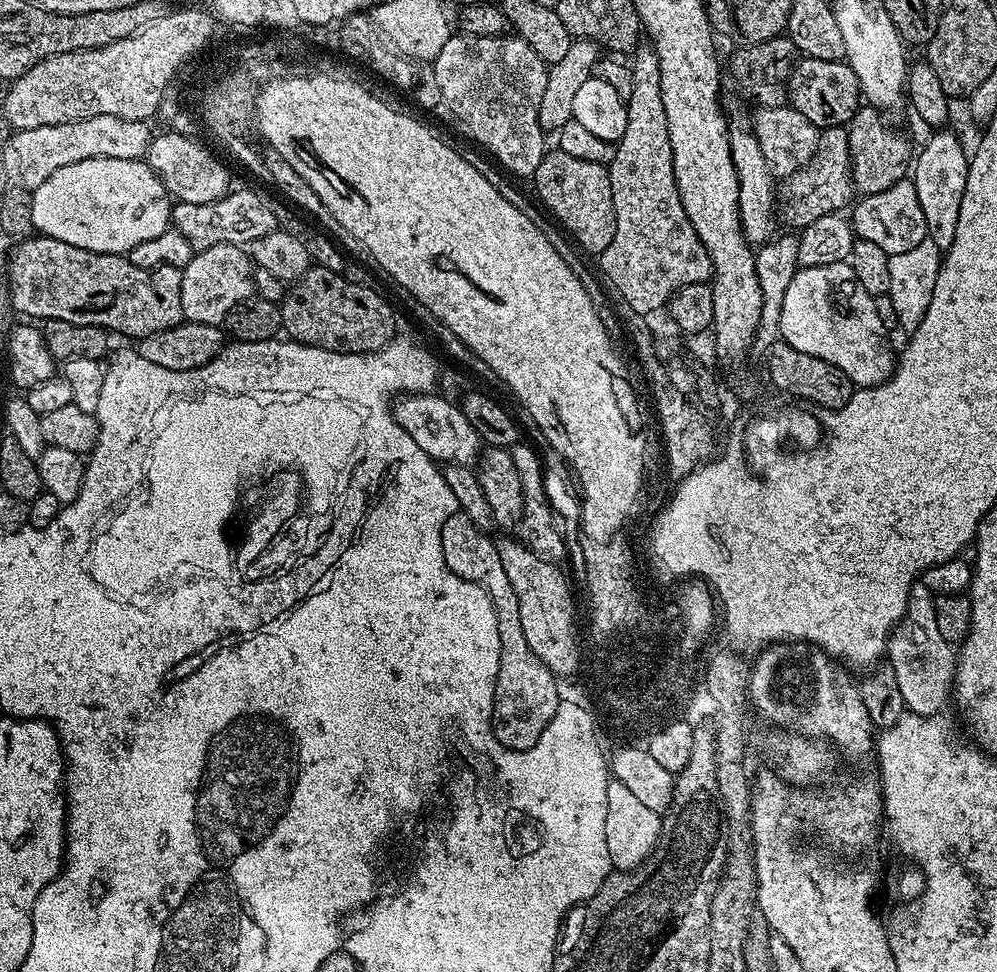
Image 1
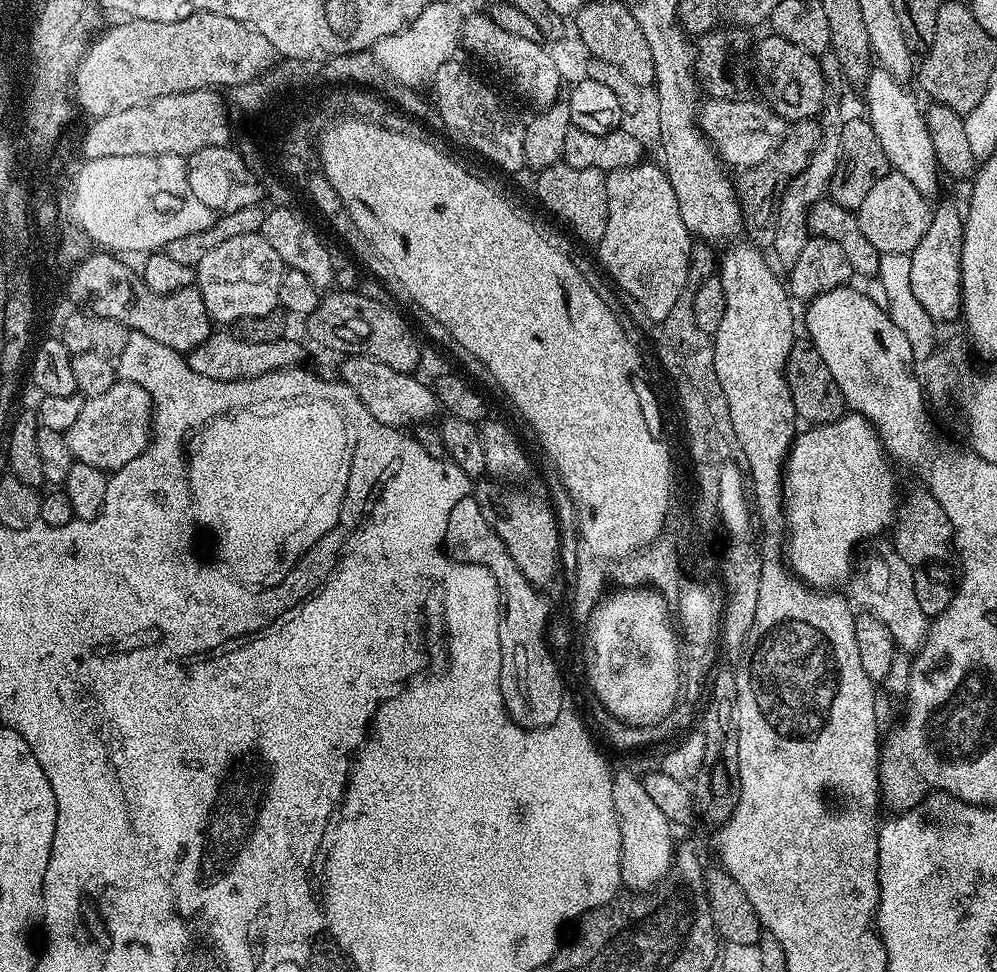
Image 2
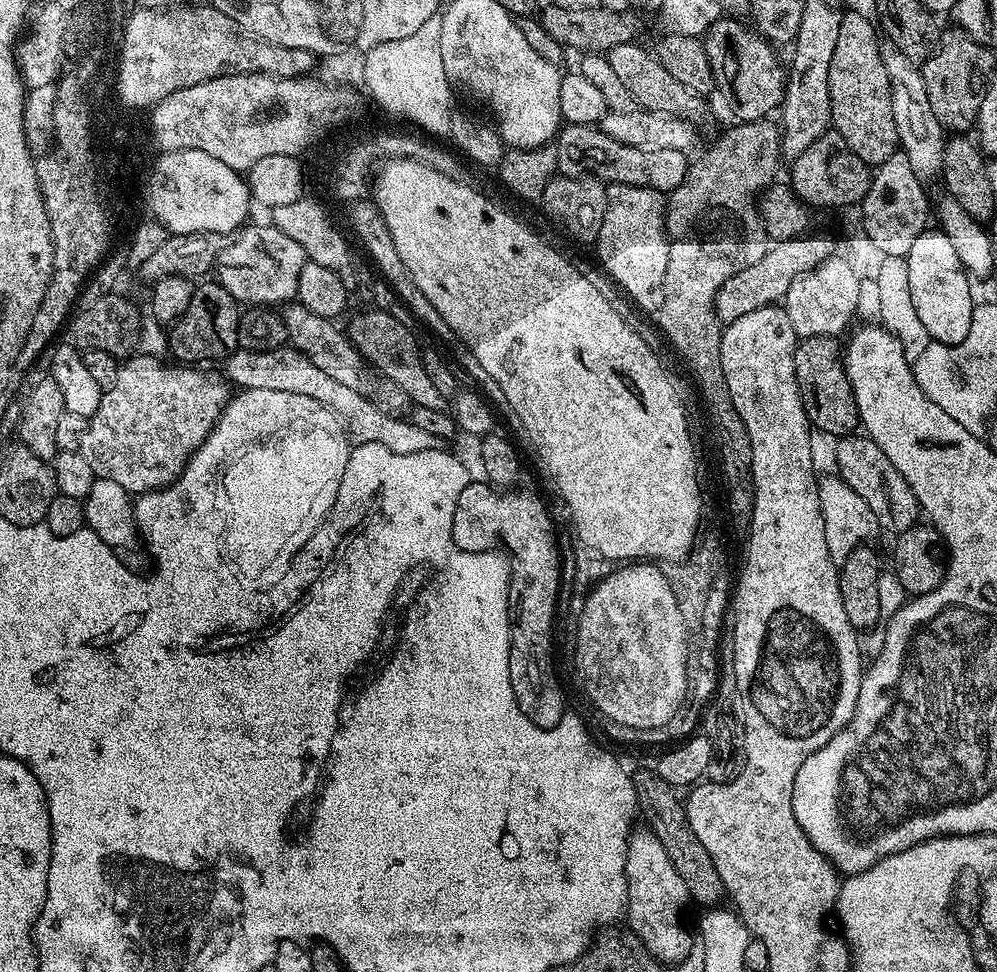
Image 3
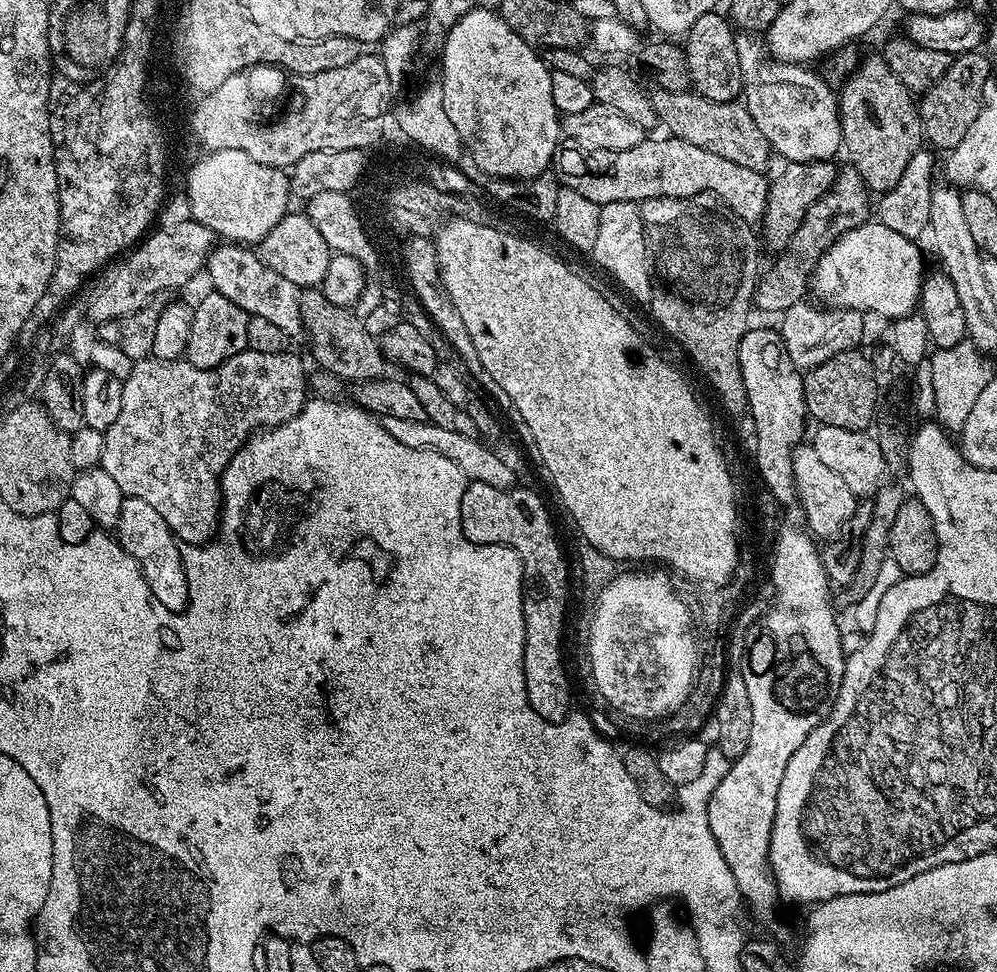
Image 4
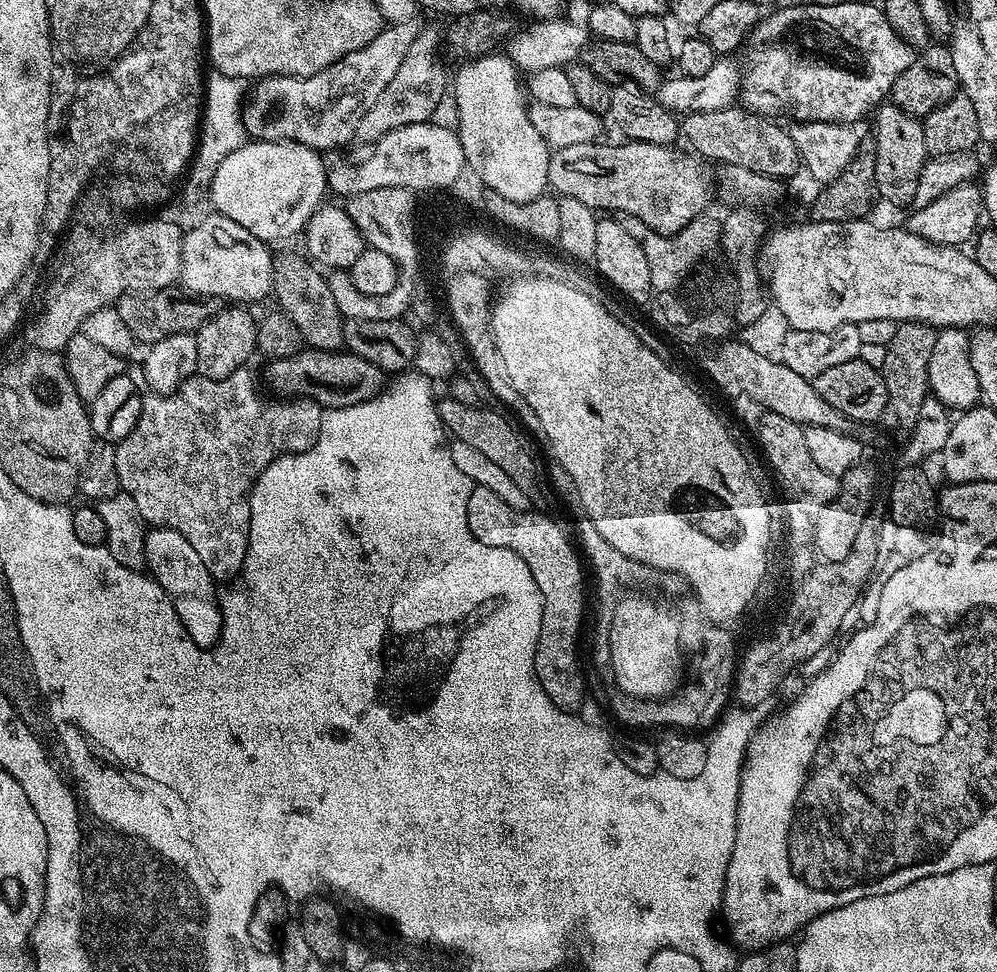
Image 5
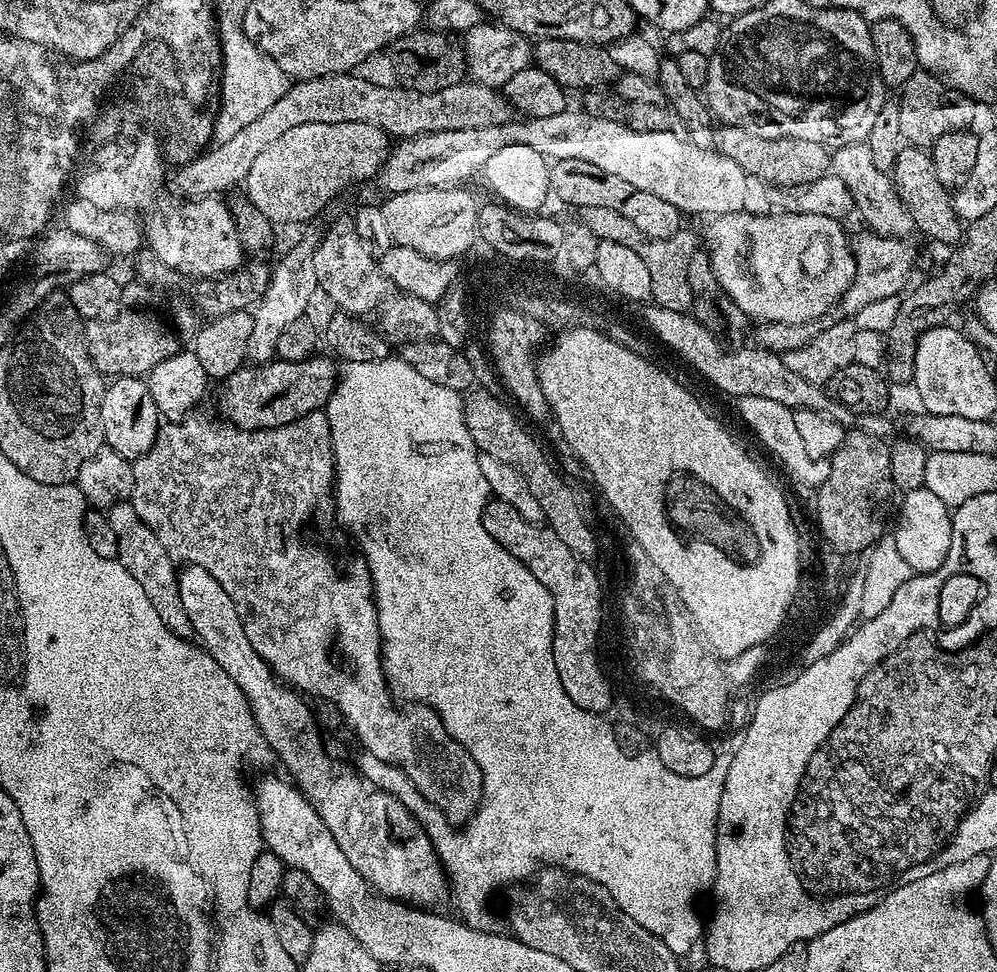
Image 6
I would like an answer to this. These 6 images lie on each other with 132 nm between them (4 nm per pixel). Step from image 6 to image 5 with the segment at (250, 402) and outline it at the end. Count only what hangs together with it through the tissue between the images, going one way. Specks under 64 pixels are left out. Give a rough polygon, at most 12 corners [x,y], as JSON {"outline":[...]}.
{"outline":[[304,346],[264,376],[277,397],[325,410],[372,400],[381,368]]}

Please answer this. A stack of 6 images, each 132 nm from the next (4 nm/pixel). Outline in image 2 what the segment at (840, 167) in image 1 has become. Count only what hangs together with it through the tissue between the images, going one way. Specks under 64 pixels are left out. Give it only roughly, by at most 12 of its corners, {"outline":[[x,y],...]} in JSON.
{"outline":[[797,120],[768,159],[735,177],[746,236],[771,249],[784,188],[821,139]]}

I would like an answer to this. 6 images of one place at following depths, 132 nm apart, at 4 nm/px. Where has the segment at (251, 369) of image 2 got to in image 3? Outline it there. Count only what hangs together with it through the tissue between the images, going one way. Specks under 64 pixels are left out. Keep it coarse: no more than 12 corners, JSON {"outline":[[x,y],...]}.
{"outline":[[291,346],[237,350],[223,375],[237,389],[314,398],[356,444],[394,454],[437,447],[434,434],[382,414]]}

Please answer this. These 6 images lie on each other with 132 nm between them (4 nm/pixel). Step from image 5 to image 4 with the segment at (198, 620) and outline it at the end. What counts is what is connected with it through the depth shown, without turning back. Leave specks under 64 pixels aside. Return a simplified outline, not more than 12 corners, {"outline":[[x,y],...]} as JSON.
{"outline":[[125,496],[114,529],[152,596],[188,604],[181,545],[162,514]]}

